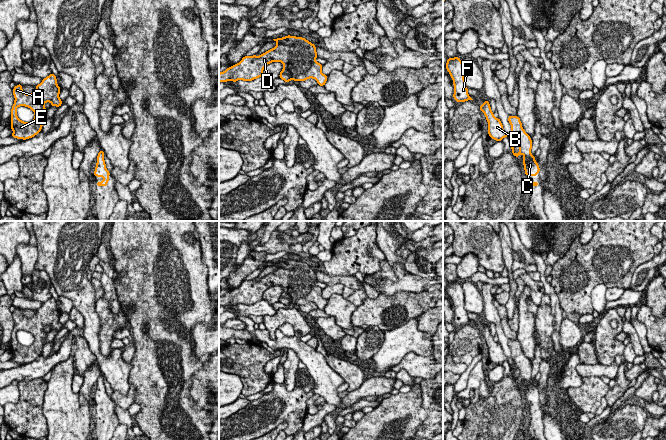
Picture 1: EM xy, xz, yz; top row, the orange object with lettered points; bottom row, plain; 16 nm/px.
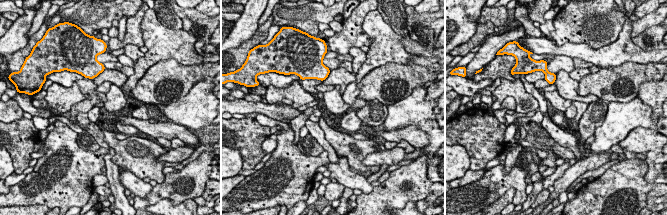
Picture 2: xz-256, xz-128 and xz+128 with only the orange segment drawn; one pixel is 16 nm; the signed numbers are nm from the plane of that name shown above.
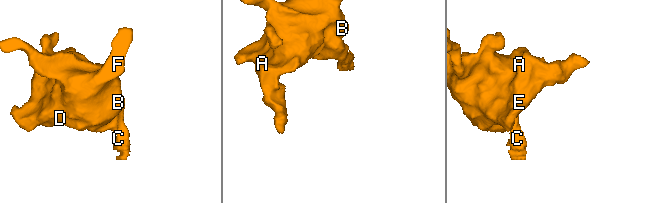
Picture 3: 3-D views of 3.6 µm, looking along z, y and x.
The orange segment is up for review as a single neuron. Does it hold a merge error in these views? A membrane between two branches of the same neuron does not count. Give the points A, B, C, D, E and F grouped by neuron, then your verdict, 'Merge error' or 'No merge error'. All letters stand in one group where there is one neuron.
Groups: A B C D E F. No merge error

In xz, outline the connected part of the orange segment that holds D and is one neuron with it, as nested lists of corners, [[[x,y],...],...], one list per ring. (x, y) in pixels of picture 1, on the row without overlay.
[[[290,260],[273,263],[277,266],[277,269],[261,278],[260,280],[245,280],[242,284],[225,295],[219,297],[219,306],[238,304],[252,305],[263,300],[263,293],[272,286],[282,286],[283,293],[280,296],[279,302],[286,307],[290,304],[305,305],[309,302],[313,302],[317,305],[318,309],[324,310],[327,305],[327,299],[324,299],[322,294],[322,288],[315,285],[317,281],[316,270],[302,261]]]

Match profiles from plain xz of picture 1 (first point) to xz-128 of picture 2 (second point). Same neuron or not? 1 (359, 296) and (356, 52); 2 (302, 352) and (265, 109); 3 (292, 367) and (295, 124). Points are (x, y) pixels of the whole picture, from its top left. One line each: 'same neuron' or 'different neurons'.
1: same neuron
2: same neuron
3: same neuron

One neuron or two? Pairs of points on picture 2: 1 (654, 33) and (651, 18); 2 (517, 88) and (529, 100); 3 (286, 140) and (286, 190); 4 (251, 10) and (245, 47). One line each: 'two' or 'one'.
1: two
2: one
3: one
4: two

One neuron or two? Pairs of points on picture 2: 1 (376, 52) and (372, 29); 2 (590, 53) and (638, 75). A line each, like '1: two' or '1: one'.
1: one
2: two

